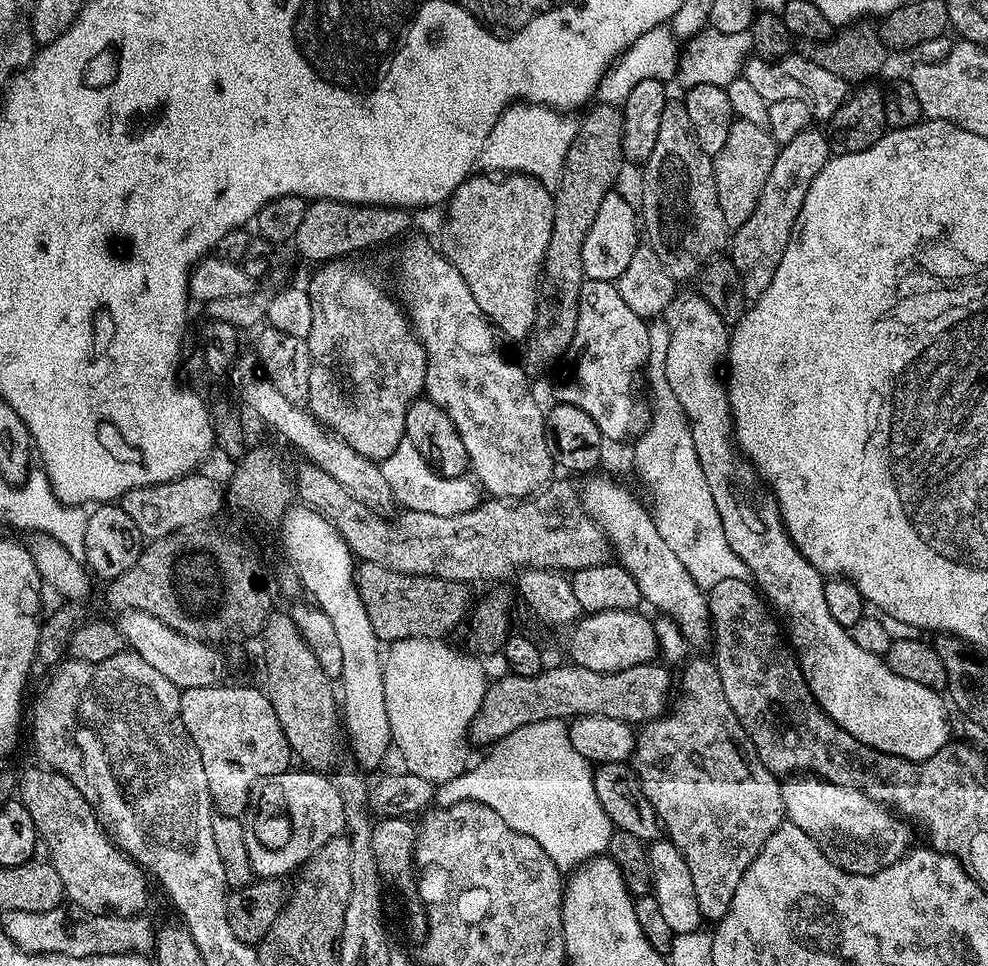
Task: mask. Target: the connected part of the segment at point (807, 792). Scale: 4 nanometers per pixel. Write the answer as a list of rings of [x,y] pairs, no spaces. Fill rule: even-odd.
[[[788,778],[783,781],[780,793],[784,799],[784,814],[790,823],[798,826],[806,834],[810,834],[810,838],[814,838],[814,842],[820,845],[820,849],[828,855],[829,860],[835,862],[840,868],[846,869],[847,872],[869,876],[890,866],[909,851],[909,825],[903,819],[893,815],[887,807],[869,800],[859,791],[843,789],[839,785],[829,784],[819,778]]]

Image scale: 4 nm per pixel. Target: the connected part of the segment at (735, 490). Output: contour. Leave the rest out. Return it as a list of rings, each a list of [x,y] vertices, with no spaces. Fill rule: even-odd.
[[[693,294],[693,296],[681,306],[680,313],[676,316],[676,322],[674,321],[671,325],[669,349],[666,353],[665,366],[666,377],[667,381],[670,382],[670,388],[674,390],[674,395],[678,398],[679,405],[682,406],[682,410],[685,412],[685,418],[688,419],[689,432],[693,438],[694,450],[697,452],[698,464],[702,468],[702,475],[706,480],[706,486],[709,487],[710,495],[714,500],[714,506],[717,507],[718,518],[721,519],[722,531],[726,536],[726,542],[734,554],[746,564],[751,583],[755,585],[760,595],[763,596],[765,601],[770,605],[771,611],[778,617],[779,623],[786,633],[787,643],[790,645],[796,659],[800,661],[800,668],[804,671],[804,680],[808,683],[808,688],[812,691],[812,697],[816,699],[816,703],[820,705],[820,709],[824,711],[838,727],[850,733],[855,740],[862,742],[866,746],[870,746],[874,750],[884,752],[887,756],[897,756],[899,760],[911,760],[913,762],[929,760],[931,756],[938,754],[938,750],[942,750],[944,744],[949,743],[949,705],[941,693],[930,690],[926,686],[918,686],[918,682],[910,682],[906,678],[898,678],[898,674],[894,674],[890,670],[887,659],[869,654],[867,650],[862,650],[862,646],[858,646],[858,642],[854,642],[851,631],[842,626],[838,626],[838,622],[834,622],[834,617],[830,615],[830,610],[826,607],[826,594],[824,593],[825,577],[801,554],[798,550],[798,546],[794,546],[794,542],[788,537],[788,531],[784,529],[784,519],[780,516],[780,503],[776,501],[776,495],[772,492],[771,488],[768,487],[767,483],[761,479],[752,461],[740,451],[737,445],[732,427],[732,407],[730,406],[730,398],[728,397],[728,385],[725,377],[722,375],[722,369],[725,367],[726,357],[728,355],[729,339],[729,327],[714,310],[714,306],[710,306],[710,302],[706,302],[703,296]]]

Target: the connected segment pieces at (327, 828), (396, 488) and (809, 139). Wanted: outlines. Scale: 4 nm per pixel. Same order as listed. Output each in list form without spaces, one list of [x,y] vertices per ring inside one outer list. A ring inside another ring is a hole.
[[[289,770],[278,775],[268,776],[252,788],[251,794],[240,815],[243,842],[246,843],[247,858],[253,875],[261,879],[283,877],[294,868],[299,869],[321,851],[329,841],[337,839],[346,824],[346,806],[341,789],[332,786],[325,777],[311,770]]]
[[[407,438],[401,440],[399,446],[394,450],[394,454],[379,461],[378,465],[382,477],[386,478],[386,483],[390,486],[393,499],[398,504],[400,502],[403,509],[438,515],[458,515],[470,511],[471,508],[475,508],[477,504],[481,503],[481,493],[471,479],[468,481],[468,478],[459,476],[442,478],[429,466],[426,458],[422,458],[422,454],[418,454],[418,450],[414,450],[414,442],[410,442]]]
[[[812,126],[790,138],[790,142],[779,145],[754,212],[730,236],[730,259],[749,301],[757,300],[766,286],[770,286],[770,278],[774,278],[774,270],[778,270],[778,262],[782,262],[782,254],[786,254],[786,246],[796,231],[806,190],[810,190],[810,182],[814,182],[829,158],[827,135],[823,131],[815,132]]]

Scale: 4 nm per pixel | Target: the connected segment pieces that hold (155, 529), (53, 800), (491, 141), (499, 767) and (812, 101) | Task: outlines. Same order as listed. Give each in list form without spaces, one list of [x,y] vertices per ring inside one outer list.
[[[192,474],[183,480],[174,480],[170,484],[152,484],[148,488],[132,488],[120,497],[118,503],[127,516],[138,526],[141,537],[151,542],[169,536],[171,532],[187,529],[195,520],[203,516],[212,516],[222,504],[222,488],[212,480],[199,480]]]
[[[35,766],[24,777],[18,780],[18,798],[30,812],[30,818],[34,818],[37,837],[48,847],[50,863],[58,870],[58,878],[62,878],[64,895],[75,907],[87,912],[111,913],[118,917],[131,917],[139,913],[140,907],[148,900],[148,886],[144,882],[145,875],[115,843],[106,835],[97,815],[86,802],[86,798],[70,782],[68,776],[63,776],[50,768]]]
[[[509,104],[484,140],[478,157],[479,167],[492,174],[523,174],[541,185],[555,185],[564,169],[566,154],[578,127],[577,117],[572,116],[575,115],[549,108],[546,104]]]
[[[543,720],[519,727],[513,734],[496,741],[487,752],[489,753],[476,766],[474,764],[458,778],[435,787],[434,800],[439,807],[451,808],[461,803],[486,805],[501,816],[508,828],[539,845],[541,853],[560,872],[573,871],[585,861],[607,851],[614,825],[598,802],[593,767],[570,743],[565,721]]]
[[[789,54],[776,59],[753,55],[742,64],[742,78],[750,82],[755,93],[760,94],[769,104],[774,102],[802,102],[810,110],[813,121],[827,122],[832,119],[834,110],[850,95],[849,81],[816,66],[801,54]]]

